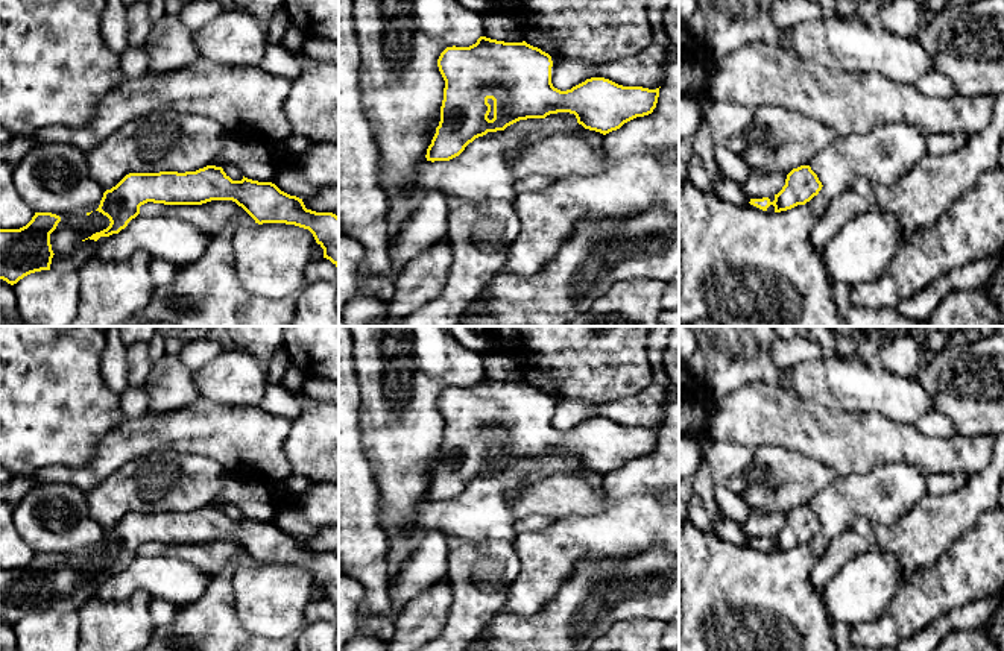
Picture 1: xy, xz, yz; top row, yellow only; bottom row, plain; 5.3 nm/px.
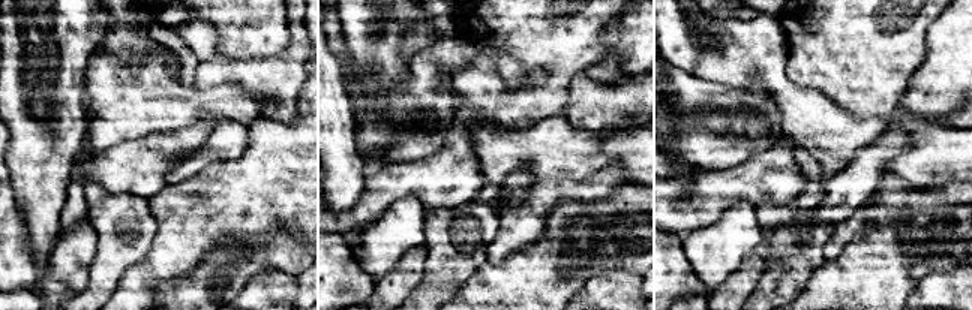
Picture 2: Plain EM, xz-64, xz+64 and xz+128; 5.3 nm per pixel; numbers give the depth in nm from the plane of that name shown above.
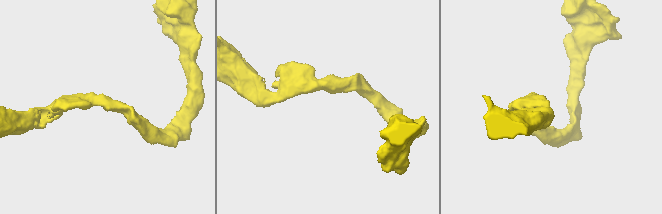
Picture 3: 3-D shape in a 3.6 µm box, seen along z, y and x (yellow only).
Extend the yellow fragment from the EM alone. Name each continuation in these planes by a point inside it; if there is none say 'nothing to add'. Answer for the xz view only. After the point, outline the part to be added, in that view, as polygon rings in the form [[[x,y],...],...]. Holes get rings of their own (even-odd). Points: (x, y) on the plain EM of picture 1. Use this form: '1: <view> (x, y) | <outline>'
nothing to add

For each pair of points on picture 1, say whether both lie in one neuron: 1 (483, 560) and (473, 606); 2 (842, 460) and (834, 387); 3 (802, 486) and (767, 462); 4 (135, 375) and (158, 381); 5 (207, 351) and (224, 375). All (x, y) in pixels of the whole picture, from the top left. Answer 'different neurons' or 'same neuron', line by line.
1: same neuron
2: different neurons
3: same neuron
4: different neurons
5: different neurons

